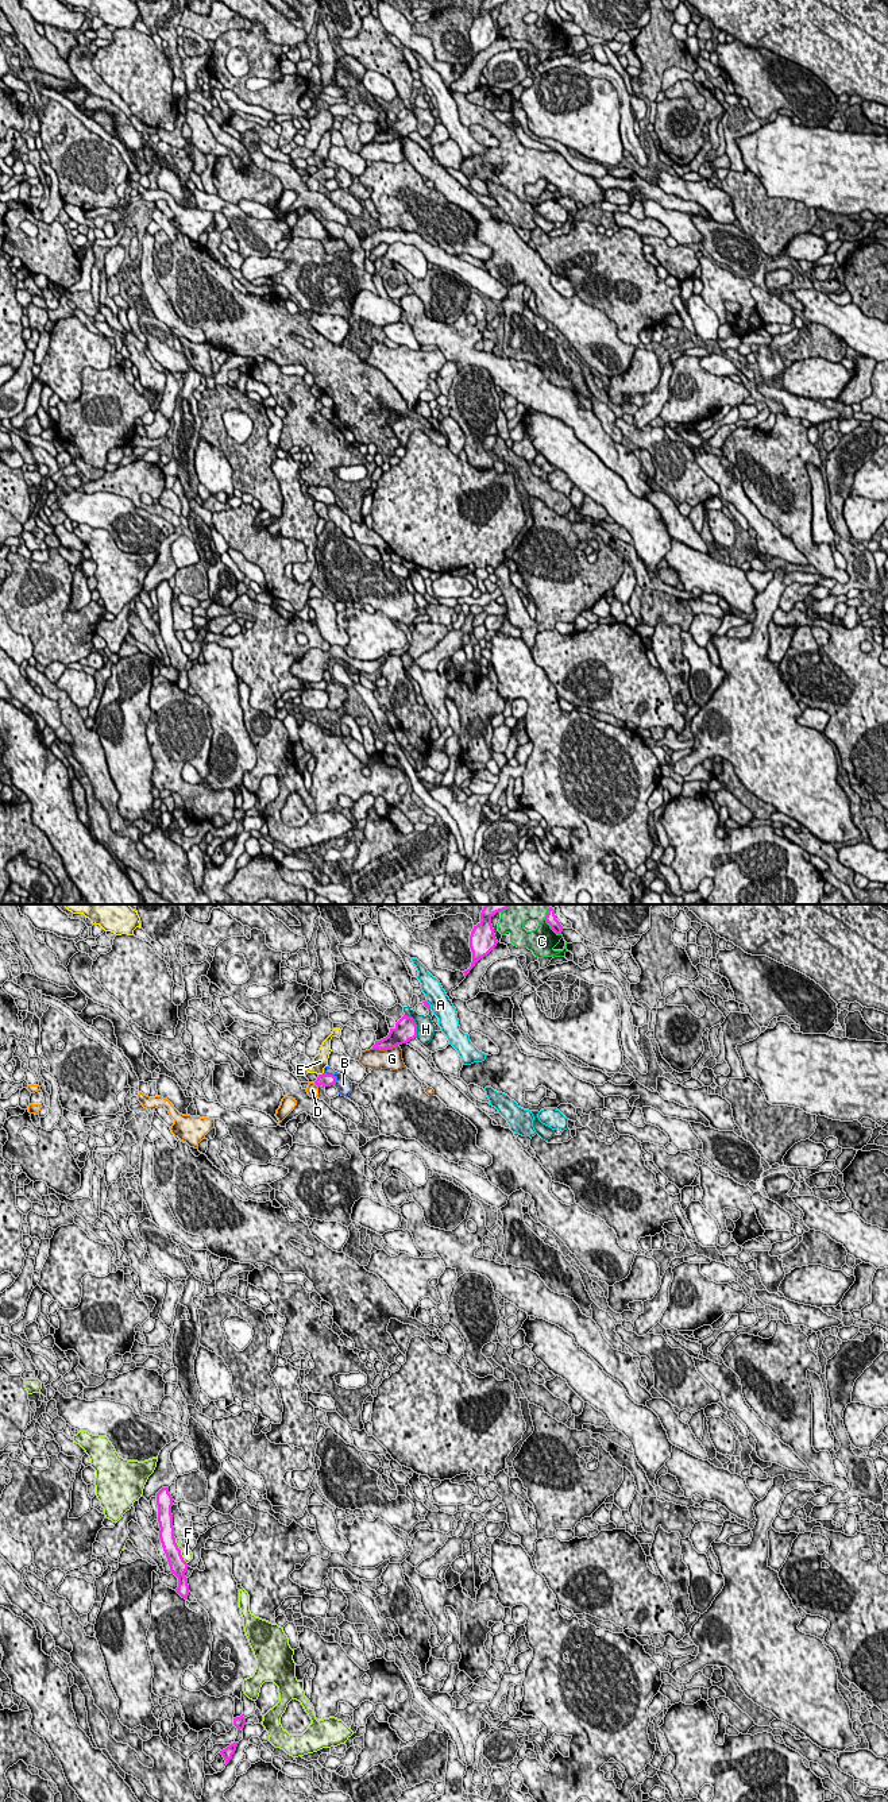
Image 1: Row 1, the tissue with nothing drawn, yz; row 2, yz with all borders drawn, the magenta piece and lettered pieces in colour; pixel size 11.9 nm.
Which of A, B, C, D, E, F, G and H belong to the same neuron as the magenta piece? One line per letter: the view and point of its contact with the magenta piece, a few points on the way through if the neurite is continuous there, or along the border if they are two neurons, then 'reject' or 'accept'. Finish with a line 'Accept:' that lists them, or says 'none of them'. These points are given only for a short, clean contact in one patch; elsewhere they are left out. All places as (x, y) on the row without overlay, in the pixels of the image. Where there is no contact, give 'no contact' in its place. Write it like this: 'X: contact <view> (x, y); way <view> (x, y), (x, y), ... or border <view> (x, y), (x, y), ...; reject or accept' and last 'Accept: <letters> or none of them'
A: contact yz (429, 97); reject
B: contact yz (334, 169); border yz (324, 165), (335, 170), (335, 177); reject
C: contact yz (547, 15); reject
D: contact yz (316, 177); way yz (325, 173), (316, 177), (312, 182); accept
E: contact yz (320, 168); reject
F: contact yz (180, 644); reject
G: contact yz (385, 142); reject
H: contact yz (416, 118); border yz (405, 107), (413, 112), (417, 130); reject
Accept: D

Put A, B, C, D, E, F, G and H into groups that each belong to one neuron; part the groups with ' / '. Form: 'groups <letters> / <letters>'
groups A / B / C / D / E / F / G / H

